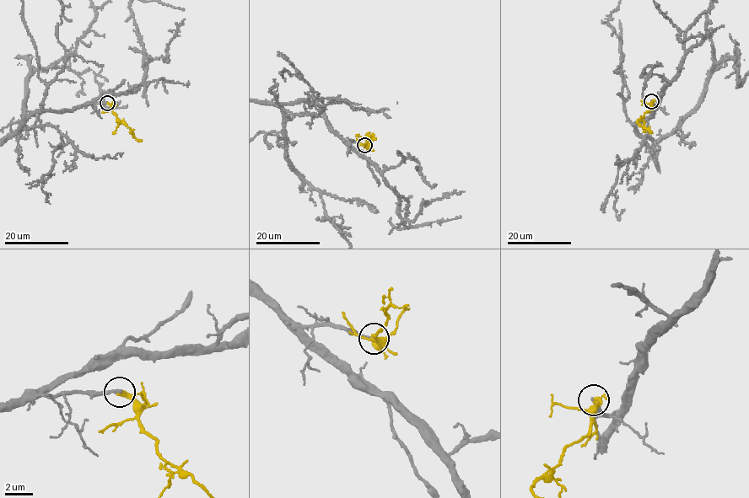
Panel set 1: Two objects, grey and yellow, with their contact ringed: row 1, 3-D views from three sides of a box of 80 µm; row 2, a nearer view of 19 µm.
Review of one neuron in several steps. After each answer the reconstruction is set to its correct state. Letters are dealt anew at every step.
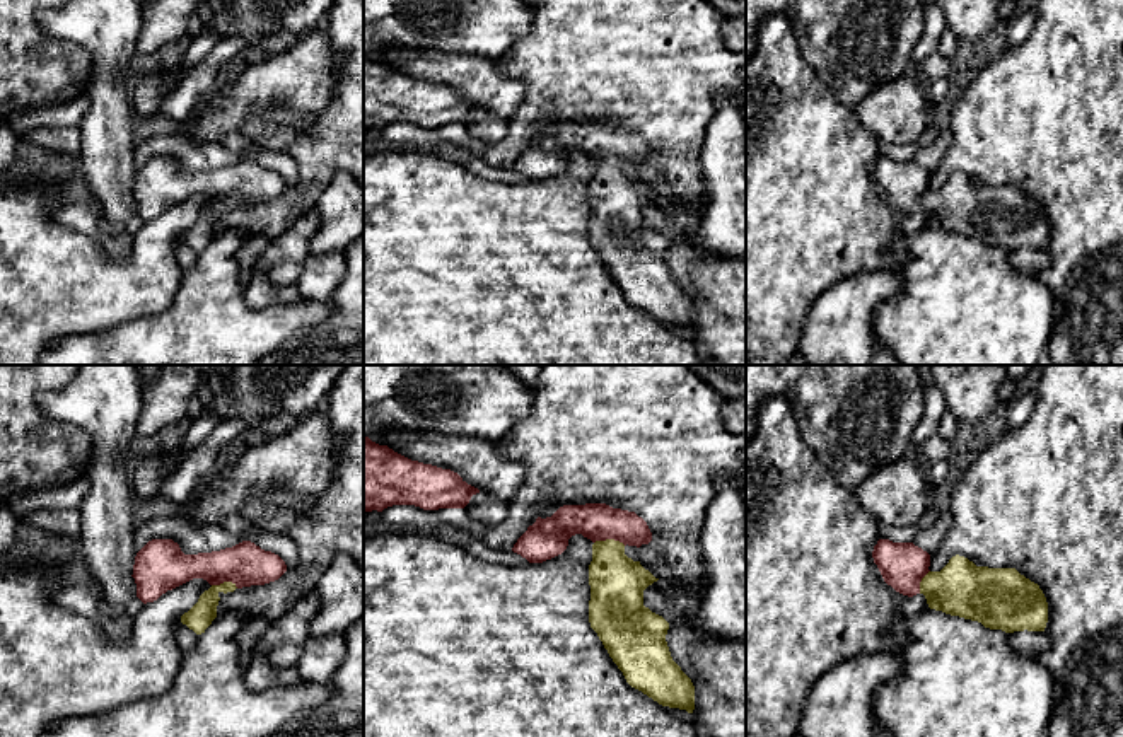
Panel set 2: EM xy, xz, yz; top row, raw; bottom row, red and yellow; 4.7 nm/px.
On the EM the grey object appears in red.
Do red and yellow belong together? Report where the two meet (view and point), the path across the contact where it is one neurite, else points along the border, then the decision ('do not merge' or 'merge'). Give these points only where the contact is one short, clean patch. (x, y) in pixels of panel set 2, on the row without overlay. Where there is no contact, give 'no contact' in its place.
meets red in xz at (610, 156); runs through xz (594, 139), (610, 156), (610, 188), (616, 200); merge

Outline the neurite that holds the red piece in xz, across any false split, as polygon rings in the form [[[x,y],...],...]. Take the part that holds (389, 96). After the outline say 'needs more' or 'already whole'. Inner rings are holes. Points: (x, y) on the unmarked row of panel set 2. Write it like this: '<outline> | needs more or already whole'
[[[364,53],[364,130],[393,123],[464,126],[476,111],[457,90],[411,78]]] | already whole

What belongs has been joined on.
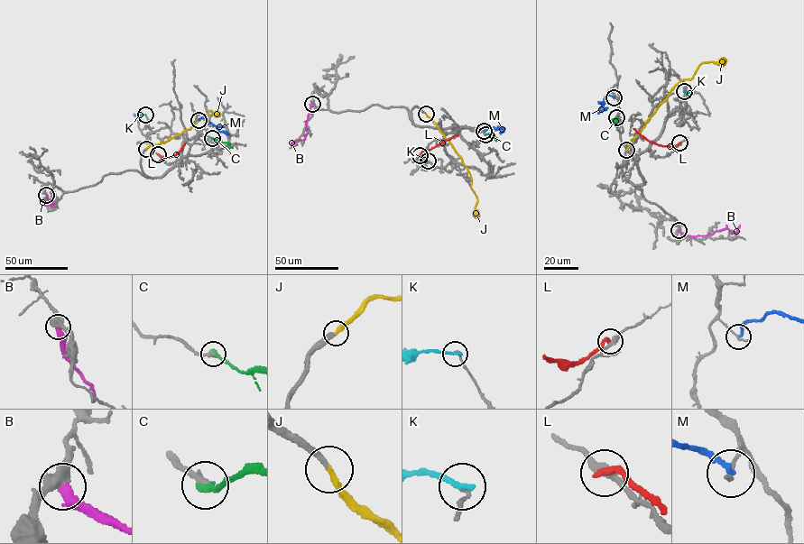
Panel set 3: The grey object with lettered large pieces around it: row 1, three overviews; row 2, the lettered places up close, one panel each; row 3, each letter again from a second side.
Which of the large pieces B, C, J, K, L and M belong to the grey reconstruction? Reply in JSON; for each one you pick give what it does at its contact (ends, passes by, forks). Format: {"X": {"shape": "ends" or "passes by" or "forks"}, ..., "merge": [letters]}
{"C": {"shape": "ends"}, "J": {"shape": "ends"}, "merge": ["C", "J"]}

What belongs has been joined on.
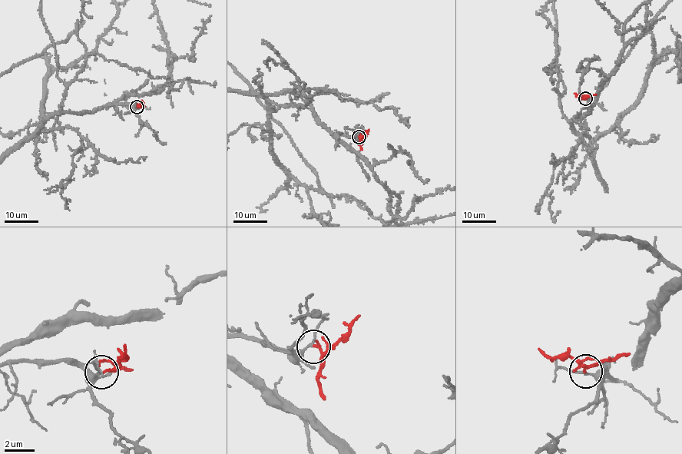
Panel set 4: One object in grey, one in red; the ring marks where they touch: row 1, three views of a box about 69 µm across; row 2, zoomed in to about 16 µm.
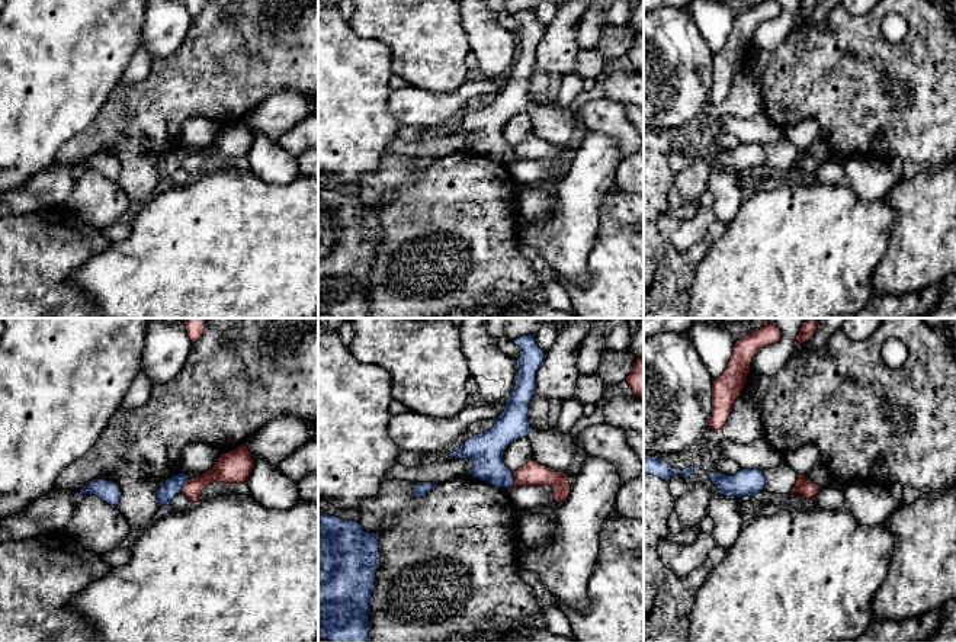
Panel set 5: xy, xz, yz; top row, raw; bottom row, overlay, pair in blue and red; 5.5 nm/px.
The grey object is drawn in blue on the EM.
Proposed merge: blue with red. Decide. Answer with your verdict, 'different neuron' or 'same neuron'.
different neuron

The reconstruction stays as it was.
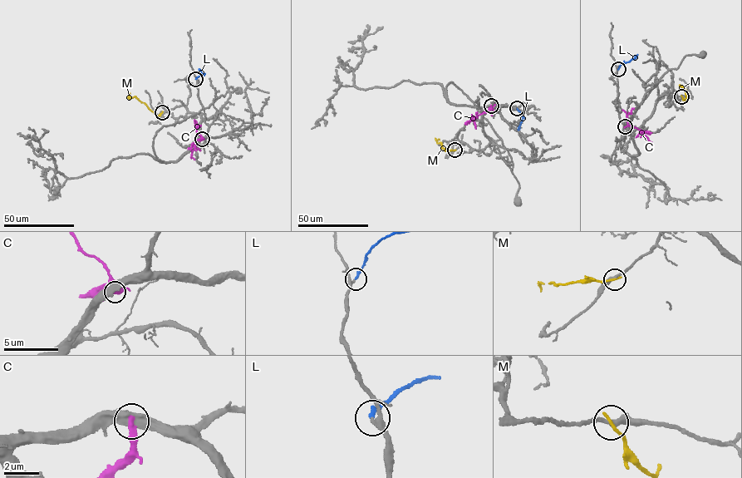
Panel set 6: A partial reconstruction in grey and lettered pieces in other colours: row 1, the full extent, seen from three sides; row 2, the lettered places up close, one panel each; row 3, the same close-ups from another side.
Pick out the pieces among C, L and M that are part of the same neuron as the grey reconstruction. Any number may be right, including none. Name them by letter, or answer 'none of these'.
L

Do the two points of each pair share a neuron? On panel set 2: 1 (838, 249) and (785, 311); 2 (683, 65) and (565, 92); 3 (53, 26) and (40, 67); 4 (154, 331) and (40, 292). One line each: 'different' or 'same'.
1: same
2: same
3: different
4: different

